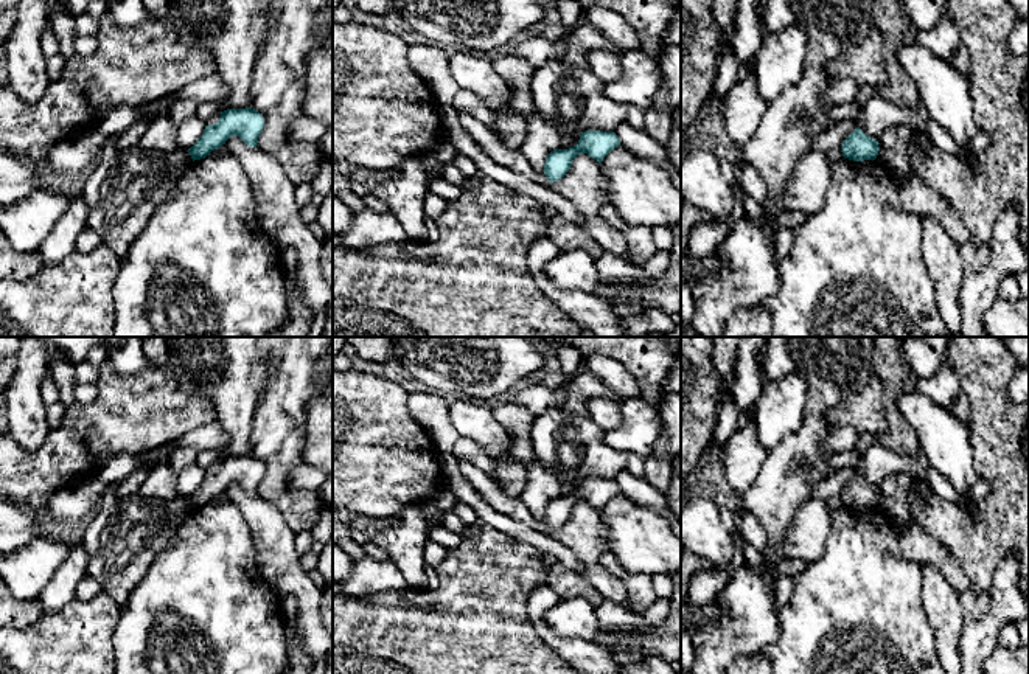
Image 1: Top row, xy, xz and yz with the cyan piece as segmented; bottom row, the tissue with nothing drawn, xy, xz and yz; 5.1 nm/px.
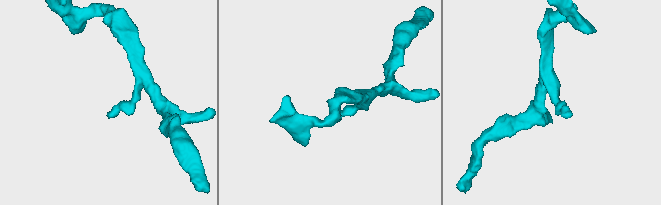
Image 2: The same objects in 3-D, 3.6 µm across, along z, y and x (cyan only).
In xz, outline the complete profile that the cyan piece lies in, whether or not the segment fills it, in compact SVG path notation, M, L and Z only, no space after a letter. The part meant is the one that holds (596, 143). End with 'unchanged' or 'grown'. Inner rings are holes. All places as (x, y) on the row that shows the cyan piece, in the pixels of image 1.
M586 130L581 132L578 143L569 149L552 151L544 163L544 174L549 182L556 182L570 169L574 158L578 154L588 154L598 163L614 149L620 146L616 132Z | unchanged

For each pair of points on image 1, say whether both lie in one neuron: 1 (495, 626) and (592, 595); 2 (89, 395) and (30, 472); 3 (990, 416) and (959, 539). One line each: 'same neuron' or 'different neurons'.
1: different neurons
2: different neurons
3: same neuron

